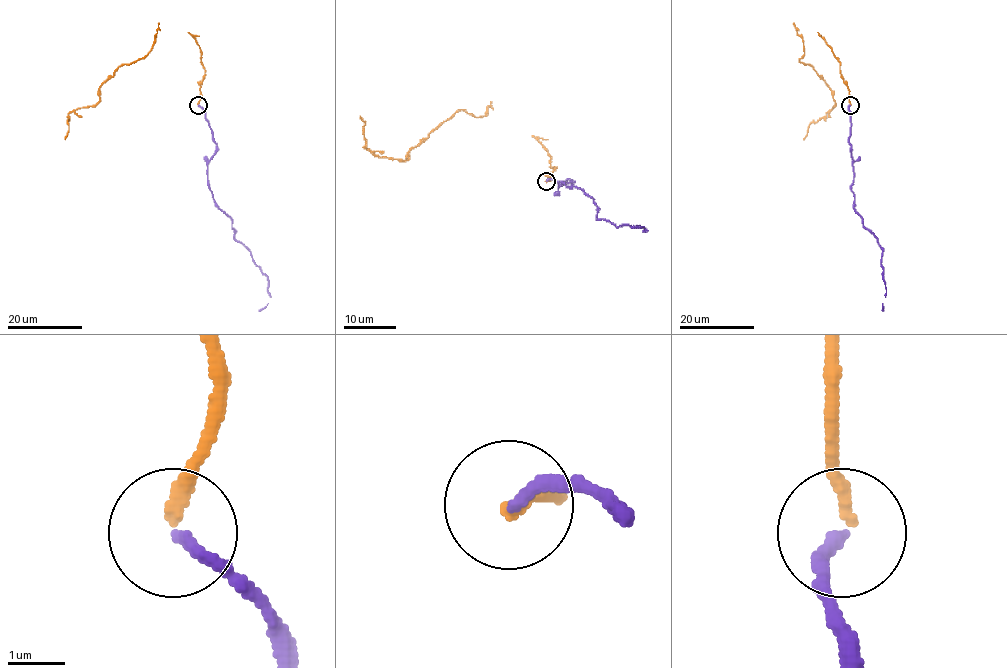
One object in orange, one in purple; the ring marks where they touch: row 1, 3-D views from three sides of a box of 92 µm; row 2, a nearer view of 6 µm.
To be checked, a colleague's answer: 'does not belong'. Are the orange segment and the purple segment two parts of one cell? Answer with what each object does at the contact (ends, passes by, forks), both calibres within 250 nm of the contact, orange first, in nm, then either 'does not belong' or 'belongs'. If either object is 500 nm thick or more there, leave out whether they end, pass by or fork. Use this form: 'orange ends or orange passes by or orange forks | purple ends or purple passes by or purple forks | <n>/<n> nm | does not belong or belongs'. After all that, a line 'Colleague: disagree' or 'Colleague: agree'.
orange ends | purple ends | 220/200 nm | belongs
Colleague: disagree

